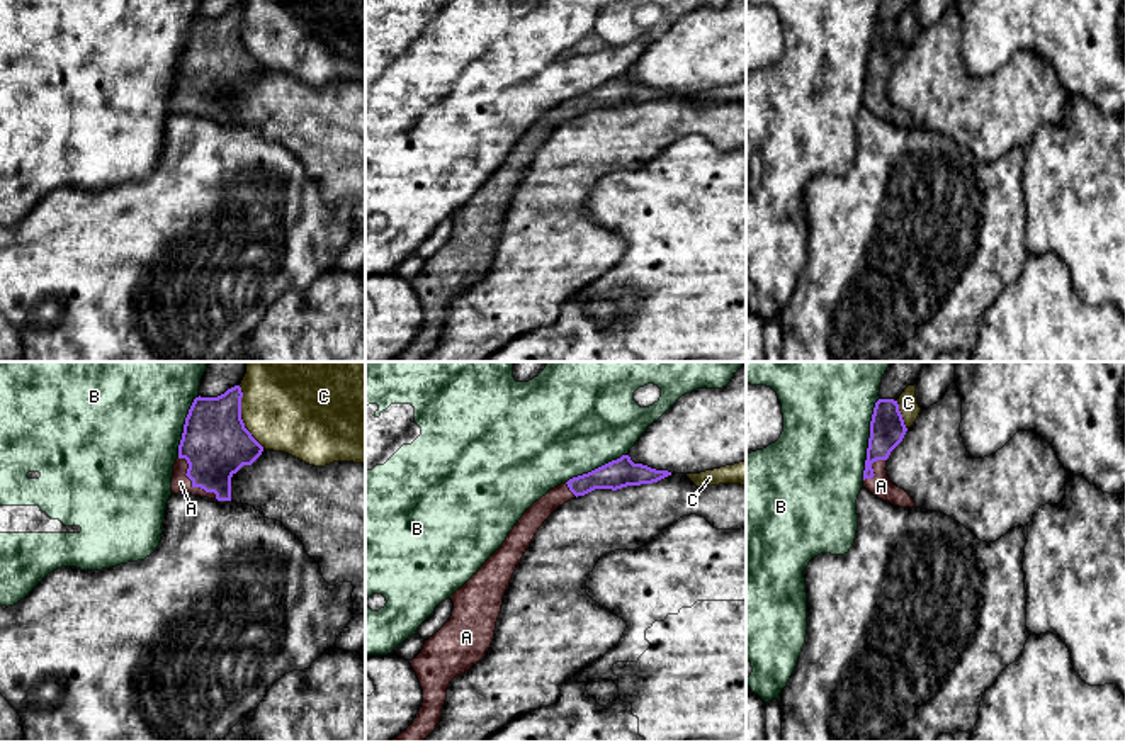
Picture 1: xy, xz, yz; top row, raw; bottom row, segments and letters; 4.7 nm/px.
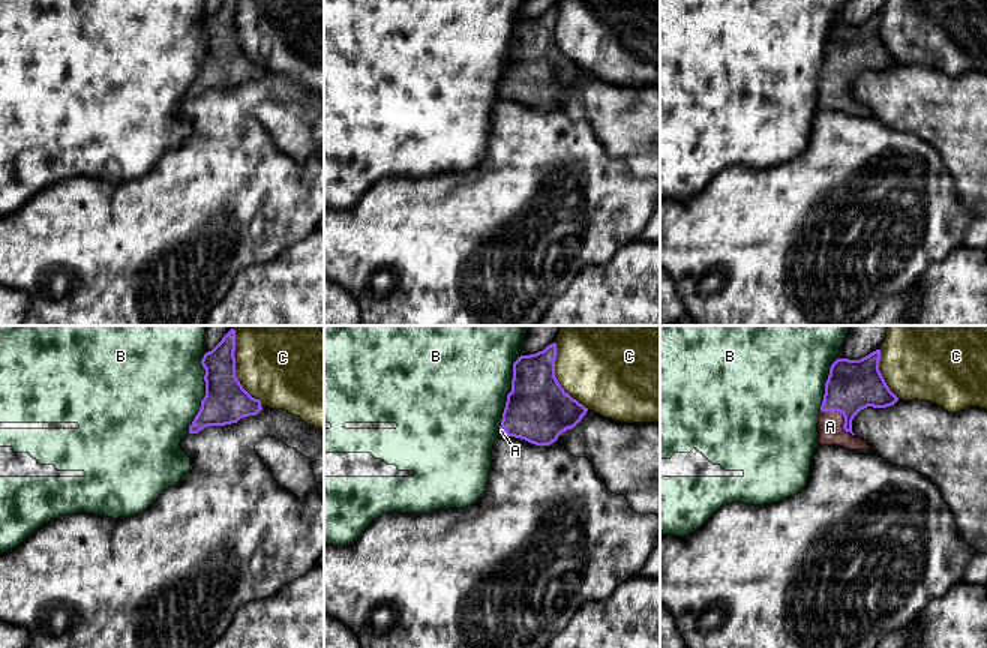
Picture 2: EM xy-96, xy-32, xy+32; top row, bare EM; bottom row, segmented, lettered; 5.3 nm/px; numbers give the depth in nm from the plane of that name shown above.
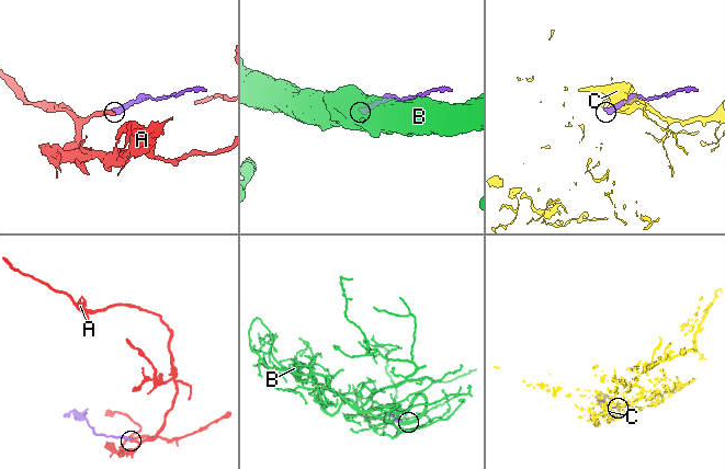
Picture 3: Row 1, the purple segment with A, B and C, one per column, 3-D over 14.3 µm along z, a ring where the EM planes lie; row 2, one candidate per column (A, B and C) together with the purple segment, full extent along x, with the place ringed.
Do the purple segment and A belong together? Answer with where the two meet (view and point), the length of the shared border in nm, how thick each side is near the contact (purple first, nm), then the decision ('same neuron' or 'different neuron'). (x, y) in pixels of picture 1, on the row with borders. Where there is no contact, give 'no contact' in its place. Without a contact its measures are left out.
xy (192, 483) | 260 nm | 320/90 nm | same neuron

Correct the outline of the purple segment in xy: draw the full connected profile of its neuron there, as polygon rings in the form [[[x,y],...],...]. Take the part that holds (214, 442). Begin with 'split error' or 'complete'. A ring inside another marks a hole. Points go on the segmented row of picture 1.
split error; [[[235,385],[218,397],[195,397],[185,418],[178,458],[173,465],[172,494],[192,494],[218,501],[231,501],[231,477],[243,467],[252,465],[263,452],[263,447],[252,436],[241,419],[241,387]]]

